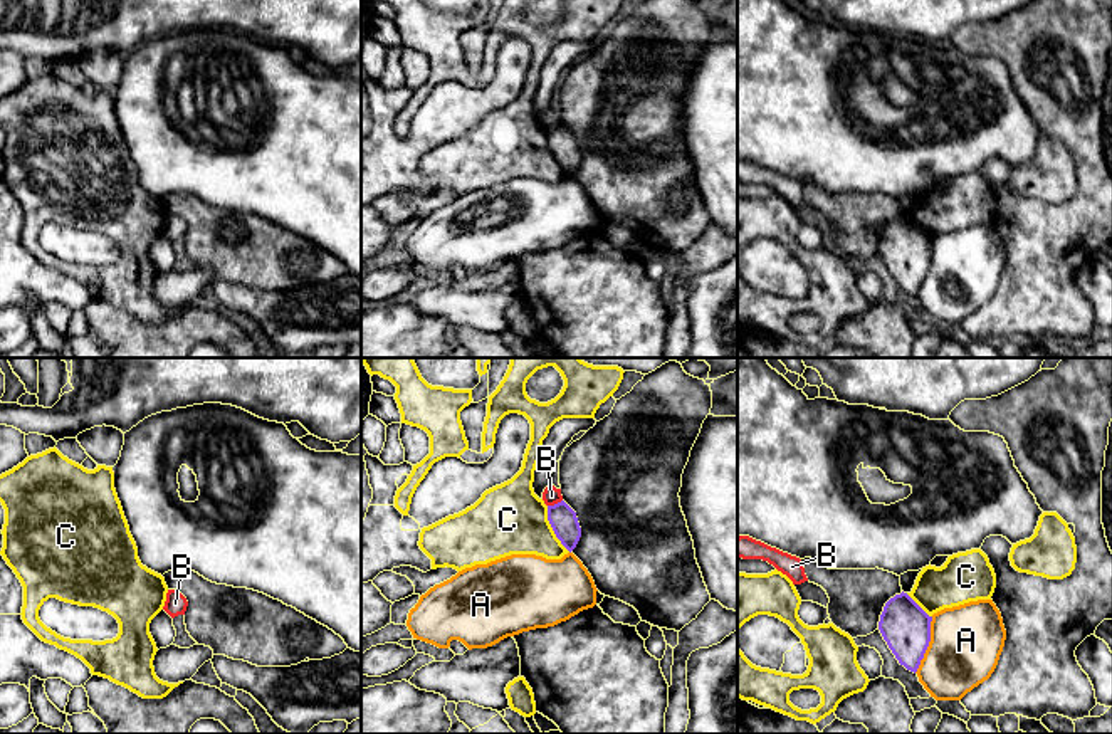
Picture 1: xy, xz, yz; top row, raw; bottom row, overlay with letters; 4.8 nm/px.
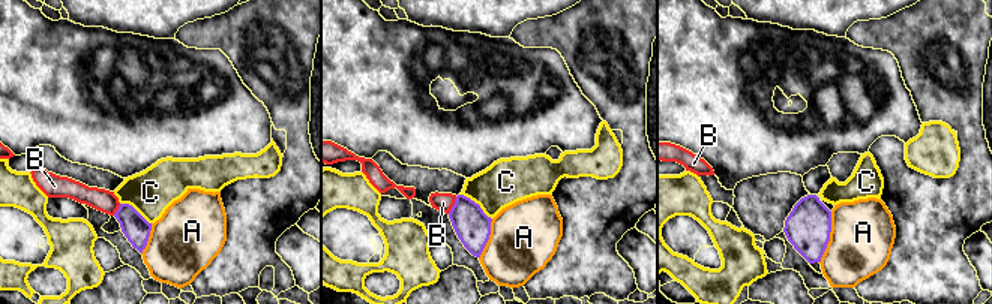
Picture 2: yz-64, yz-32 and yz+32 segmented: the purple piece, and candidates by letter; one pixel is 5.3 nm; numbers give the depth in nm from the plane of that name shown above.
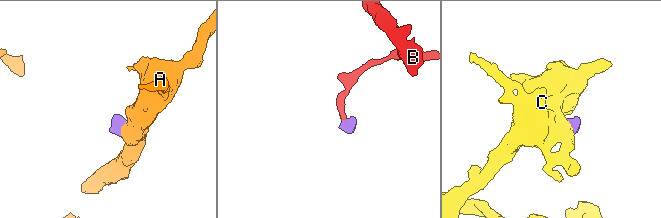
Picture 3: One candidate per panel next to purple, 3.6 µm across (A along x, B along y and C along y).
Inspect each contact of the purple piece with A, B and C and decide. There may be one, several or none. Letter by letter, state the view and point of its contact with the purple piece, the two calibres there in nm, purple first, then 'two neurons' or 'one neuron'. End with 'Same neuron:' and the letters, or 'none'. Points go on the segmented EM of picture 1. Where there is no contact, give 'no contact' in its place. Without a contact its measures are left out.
A: yz (928, 645) | 240/340 nm | two neurons
B: xz (555, 504) | 130/90 nm | two neurons
C: xz (553, 529) | 130/340 nm | two neurons
Same neuron: none

